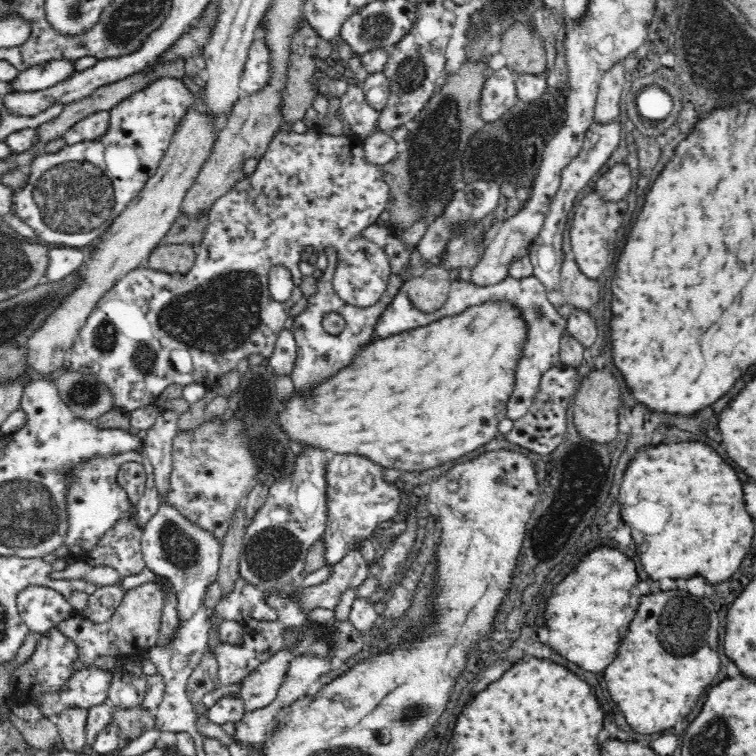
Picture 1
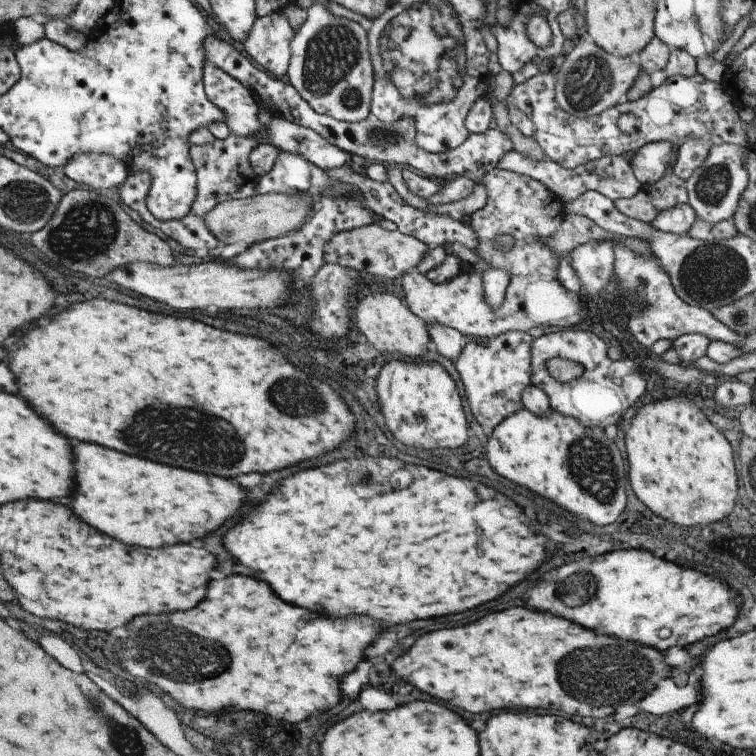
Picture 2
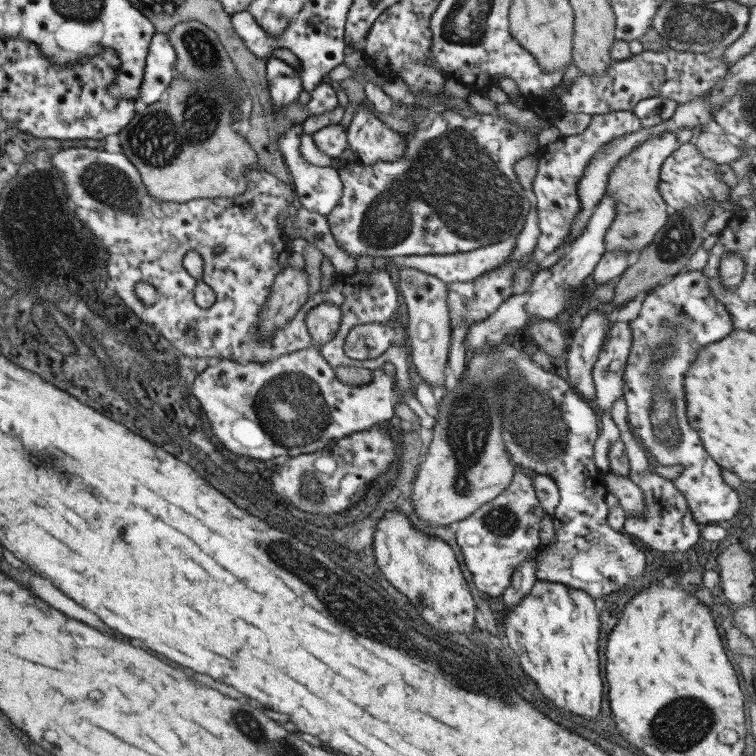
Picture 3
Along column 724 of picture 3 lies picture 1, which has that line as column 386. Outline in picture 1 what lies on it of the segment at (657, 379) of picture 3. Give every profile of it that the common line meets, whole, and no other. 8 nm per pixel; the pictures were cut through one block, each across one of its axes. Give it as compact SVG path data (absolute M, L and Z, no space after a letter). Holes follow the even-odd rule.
M528 276L528 278L506 278L502 280L500 284L494 284L490 288L486 286L476 286L474 282L464 282L464 280L456 280L450 284L450 292L448 292L448 302L436 310L436 312L430 312L430 314L424 314L422 310L418 310L410 298L398 288L398 292L394 294L394 300L386 306L384 314L378 318L378 324L374 328L374 336L370 338L370 344L376 342L376 340L382 340L382 338L390 338L394 334L404 334L404 332L410 332L410 330L418 330L422 326L428 326L430 322L436 322L436 320L442 320L442 318L450 318L450 316L456 316L456 314L462 314L464 310L468 310L470 306L476 306L476 304L482 304L486 300L500 300L500 302L510 302L514 306L520 308L520 314L522 314L522 320L526 322L528 326L528 332L526 332L526 346L524 346L524 354L516 366L516 386L510 394L510 400L508 400L508 418L514 422L514 420L520 420L522 416L528 414L530 406L534 406L534 398L540 390L540 380L544 376L546 370L554 368L558 362L560 362L560 342L562 342L562 334L564 330L568 328L568 320L562 318L554 304L550 302L548 294L546 294L546 286L536 278L536 276ZM334 456L326 466L326 506L328 522L322 534L324 560L328 566L338 564L350 550L358 550L362 542L370 540L376 526L394 520L400 510L400 484L384 480L384 466L372 464L360 456Z

